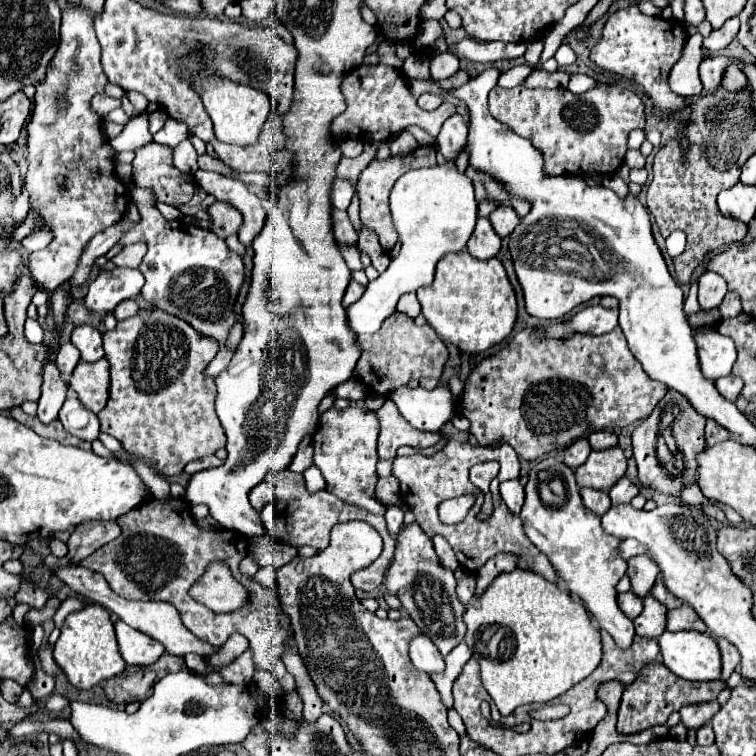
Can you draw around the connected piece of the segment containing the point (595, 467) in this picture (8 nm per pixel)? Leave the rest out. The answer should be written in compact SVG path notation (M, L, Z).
M620 447L604 451L592 451L584 465L574 469L576 483L580 487L592 487L608 491L626 473L626 457Z

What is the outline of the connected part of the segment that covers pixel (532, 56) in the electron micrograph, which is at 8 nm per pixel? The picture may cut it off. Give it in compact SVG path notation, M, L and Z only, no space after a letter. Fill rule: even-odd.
M532 39L532 41L526 41L526 53L524 53L524 59L532 65L536 65L540 61L540 55L542 55L542 49L544 49L544 39Z

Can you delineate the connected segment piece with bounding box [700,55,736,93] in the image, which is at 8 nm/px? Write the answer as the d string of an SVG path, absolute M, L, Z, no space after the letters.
M716 55L716 57L708 57L700 63L700 81L702 81L702 87L704 87L704 93L712 93L720 87L720 81L722 81L722 75L724 75L724 69L728 65L736 63L736 59L732 57L722 57L722 55Z

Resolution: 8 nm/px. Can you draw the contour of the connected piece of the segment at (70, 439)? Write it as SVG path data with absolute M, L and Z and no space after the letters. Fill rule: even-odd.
M12 409L10 411L10 415L14 417L14 419L18 419L18 421L22 421L24 425L28 425L32 431L36 431L40 437L46 437L46 439L56 439L56 441L60 441L60 443L64 443L64 445L76 445L76 447L82 447L82 449L90 449L90 443L86 443L86 441L82 441L82 439L78 439L78 437L74 437L74 435L70 435L70 433L66 433L64 431L64 427L62 427L62 423L56 419L56 421L52 421L52 423L48 423L48 425L44 425L38 417L28 417L28 415L20 415L22 411L20 409Z

